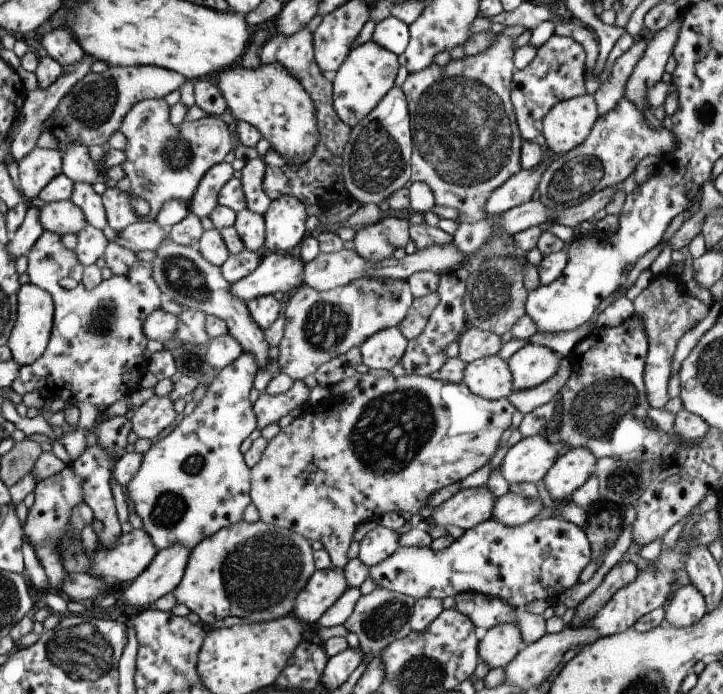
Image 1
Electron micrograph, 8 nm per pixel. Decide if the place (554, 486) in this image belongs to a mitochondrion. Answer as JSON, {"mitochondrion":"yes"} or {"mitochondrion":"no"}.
{"mitochondrion":"no"}

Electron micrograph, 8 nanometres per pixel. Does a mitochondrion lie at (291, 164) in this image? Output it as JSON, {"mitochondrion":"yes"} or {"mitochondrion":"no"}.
{"mitochondrion":"no"}

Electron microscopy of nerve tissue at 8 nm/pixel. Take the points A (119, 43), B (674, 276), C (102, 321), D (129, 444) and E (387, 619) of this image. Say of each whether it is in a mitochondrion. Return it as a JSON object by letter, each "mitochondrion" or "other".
{"A":"other","B":"other","C":"mitochondrion","D":"other","E":"mitochondrion"}

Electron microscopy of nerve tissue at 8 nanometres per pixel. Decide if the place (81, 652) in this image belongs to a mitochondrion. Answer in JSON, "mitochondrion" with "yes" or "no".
{"mitochondrion":"yes"}

